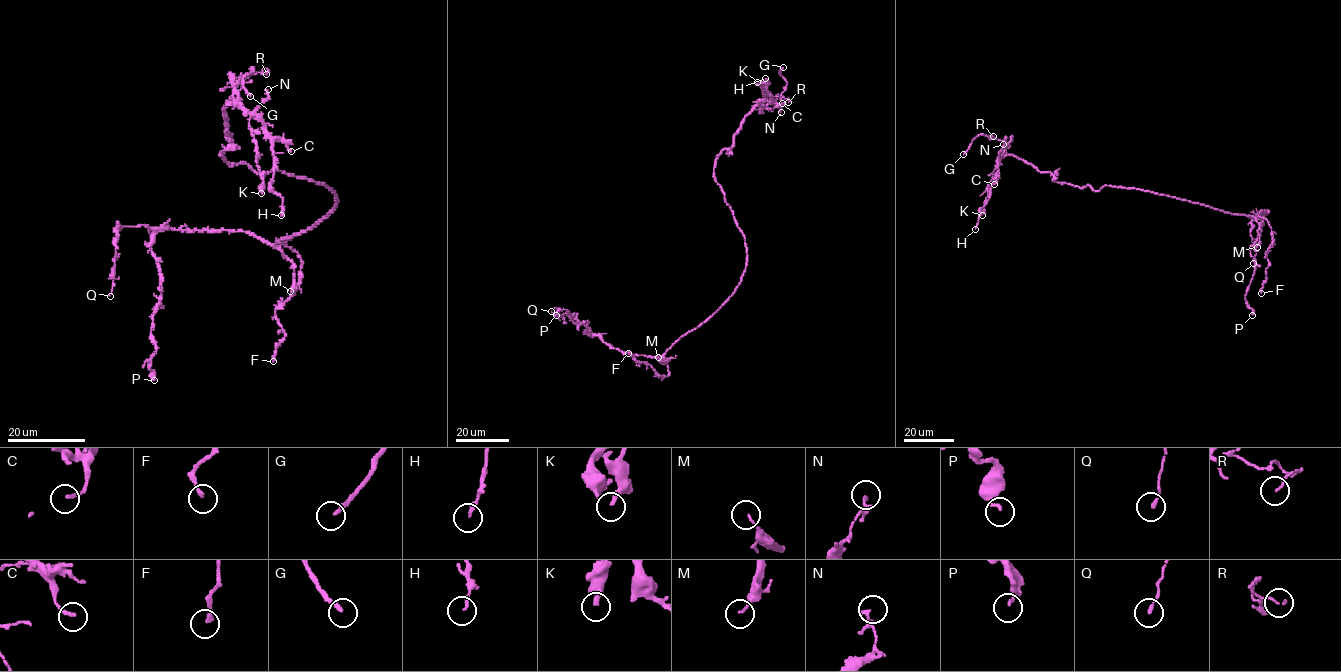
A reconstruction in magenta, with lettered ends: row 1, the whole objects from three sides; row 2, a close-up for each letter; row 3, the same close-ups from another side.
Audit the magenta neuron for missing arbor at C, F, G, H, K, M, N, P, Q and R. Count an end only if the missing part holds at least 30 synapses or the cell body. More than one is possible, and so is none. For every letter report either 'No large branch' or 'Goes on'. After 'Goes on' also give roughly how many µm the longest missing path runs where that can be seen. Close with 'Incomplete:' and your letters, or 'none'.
C: No large branch
F: No large branch
G: Goes on. Missing length about 30 µm
H: No large branch
K: No large branch
M: No large branch
N: No large branch
P: No large branch
Q: No large branch
R: No large branch
Incomplete: G

